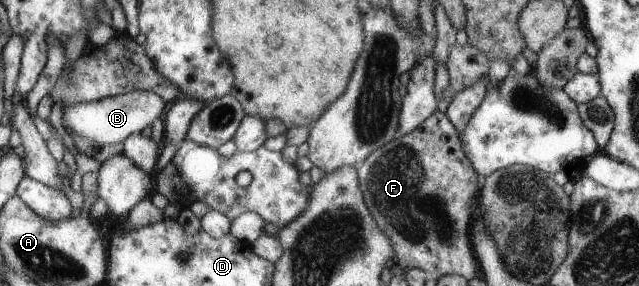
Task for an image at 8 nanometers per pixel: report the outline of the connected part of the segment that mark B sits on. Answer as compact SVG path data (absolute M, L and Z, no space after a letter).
M133 89L97 102L86 102L63 108L63 125L66 131L74 132L95 141L101 146L123 142L134 134L141 134L146 127L152 127L155 119L163 118L168 103L151 90Z

